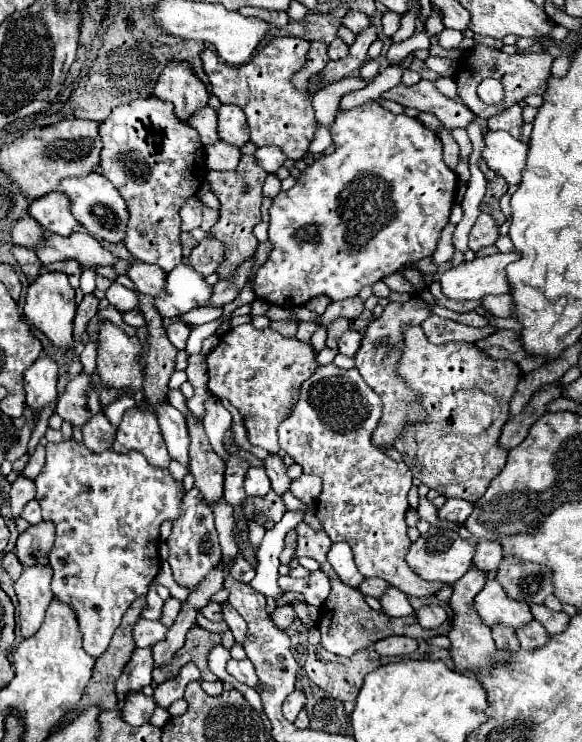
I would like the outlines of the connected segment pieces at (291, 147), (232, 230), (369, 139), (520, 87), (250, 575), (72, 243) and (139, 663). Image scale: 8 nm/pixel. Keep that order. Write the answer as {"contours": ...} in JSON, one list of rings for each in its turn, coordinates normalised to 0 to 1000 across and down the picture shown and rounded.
{"contours":[[[[473,49],[455,62],[448,62],[428,84],[414,89],[383,84],[366,67],[345,70],[349,92],[363,111],[363,124],[383,140],[407,140],[418,146],[431,175],[428,189],[438,197],[479,197],[497,216],[517,216],[527,208],[545,164],[534,146],[541,119],[531,116],[527,127],[517,127],[497,111],[497,105],[524,89],[527,67],[531,57],[521,51]]],[[[414,208],[411,224],[404,229],[393,229],[393,232],[366,232],[366,229],[359,229],[356,232],[363,259],[369,259],[376,272],[380,272],[380,280],[376,280],[380,294],[359,310],[356,318],[369,321],[369,323],[380,323],[380,329],[390,332],[387,350],[376,356],[376,361],[369,367],[369,369],[376,369],[380,377],[400,375],[407,358],[414,358],[421,350],[431,350],[435,342],[438,342],[442,321],[435,318],[435,307],[438,307],[438,302],[448,299],[445,280],[448,280],[448,253],[452,253],[455,240],[459,240],[459,232],[442,224],[435,210],[421,210],[421,208]]],[[[631,137],[624,143],[603,146],[603,148],[579,148],[576,162],[565,167],[565,178],[576,194],[576,205],[565,210],[541,213],[534,224],[527,224],[517,237],[507,243],[507,251],[500,256],[483,256],[469,267],[469,278],[462,283],[466,296],[462,296],[462,326],[469,329],[469,340],[462,350],[448,358],[448,364],[438,372],[438,399],[486,415],[507,415],[527,410],[541,399],[565,399],[569,404],[593,404],[603,399],[613,399],[624,385],[641,385],[655,375],[689,364],[703,353],[720,353],[730,345],[741,345],[747,340],[747,332],[758,321],[758,310],[771,299],[771,288],[782,272],[782,256],[785,256],[785,235],[771,229],[761,218],[761,197],[758,189],[747,178],[730,173],[716,159],[706,159],[699,154],[675,154],[651,143],[648,137]]],[[[816,59],[809,67],[799,70],[796,81],[785,89],[782,97],[782,111],[785,111],[785,127],[789,132],[806,143],[806,148],[826,159],[837,162],[840,156],[861,151],[857,143],[844,143],[844,140],[830,140],[830,135],[820,129],[820,116],[833,108],[833,105],[854,105],[864,113],[868,121],[868,135],[864,143],[875,146],[881,140],[892,140],[902,129],[909,127],[933,127],[936,124],[936,111],[947,100],[947,84],[950,75],[943,70],[916,70],[916,73],[868,73],[861,67],[830,62],[830,59]]],[[[407,749],[404,760],[397,763],[397,776],[407,784],[431,784],[438,779],[438,765],[418,749]]],[[[74,310],[77,318],[77,332],[64,334],[64,348],[74,358],[98,353],[98,350],[119,350],[129,348],[139,353],[143,361],[149,358],[191,358],[201,348],[177,334],[160,318],[149,313],[125,313],[122,318],[98,318],[84,310]]],[[[232,873],[225,889],[218,892],[211,908],[201,914],[201,943],[204,957],[211,951],[215,935],[225,930],[242,930],[249,922],[259,922],[259,903],[263,903],[263,881],[259,873]]]]}

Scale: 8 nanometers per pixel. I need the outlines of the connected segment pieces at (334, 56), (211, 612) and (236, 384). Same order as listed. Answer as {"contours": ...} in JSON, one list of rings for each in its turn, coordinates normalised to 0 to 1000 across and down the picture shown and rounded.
{"contours":[[[[576,51],[569,59],[565,59],[565,78],[569,81],[586,81],[600,73],[600,62],[586,54],[586,51]]],[[[359,811],[345,825],[349,825],[349,830],[352,830],[356,836],[363,836],[363,838],[383,838],[380,814],[373,814],[373,811]]],[[[418,437],[380,453],[376,466],[356,480],[356,493],[363,531],[390,536],[421,561],[428,596],[455,604],[462,612],[476,612],[476,574],[500,558],[514,539],[517,515],[548,496],[538,466],[507,453],[490,456],[466,442],[442,445],[435,437]]]]}

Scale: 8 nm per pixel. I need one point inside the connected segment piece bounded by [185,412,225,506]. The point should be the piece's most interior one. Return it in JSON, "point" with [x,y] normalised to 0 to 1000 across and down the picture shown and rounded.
{"point":[356,629]}

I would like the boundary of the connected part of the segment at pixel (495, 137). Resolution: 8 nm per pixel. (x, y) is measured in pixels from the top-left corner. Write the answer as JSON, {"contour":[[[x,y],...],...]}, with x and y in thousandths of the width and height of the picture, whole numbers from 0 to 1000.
{"contour":[[[833,178],[830,194],[826,210],[837,224],[864,237],[871,248],[892,248],[905,213],[905,194],[875,183],[875,178]]]}

